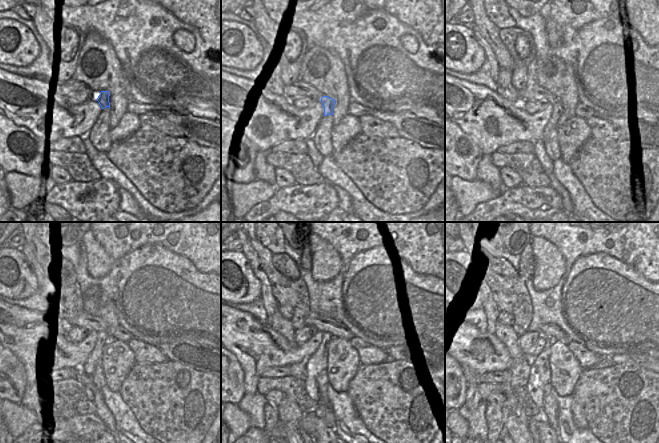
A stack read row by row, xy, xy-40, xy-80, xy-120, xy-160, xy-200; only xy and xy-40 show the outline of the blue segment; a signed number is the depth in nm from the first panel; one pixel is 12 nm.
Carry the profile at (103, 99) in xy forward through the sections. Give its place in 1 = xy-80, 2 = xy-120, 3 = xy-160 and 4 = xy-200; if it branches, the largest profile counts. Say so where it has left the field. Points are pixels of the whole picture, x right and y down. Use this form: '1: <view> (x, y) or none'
1: xy-80 (556, 108)
2: xy-120 (95, 358)
3: xy-160 (315, 366)
4: xy-200 (539, 375)

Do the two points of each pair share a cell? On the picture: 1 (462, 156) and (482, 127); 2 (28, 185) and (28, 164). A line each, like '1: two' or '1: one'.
1: two
2: two

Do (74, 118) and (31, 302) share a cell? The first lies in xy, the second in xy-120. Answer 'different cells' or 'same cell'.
different cells

